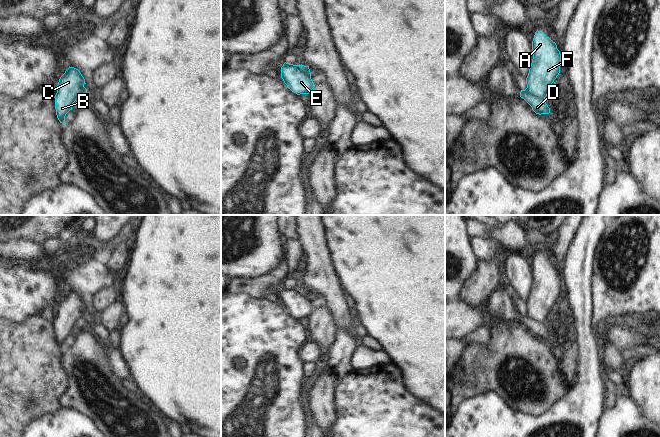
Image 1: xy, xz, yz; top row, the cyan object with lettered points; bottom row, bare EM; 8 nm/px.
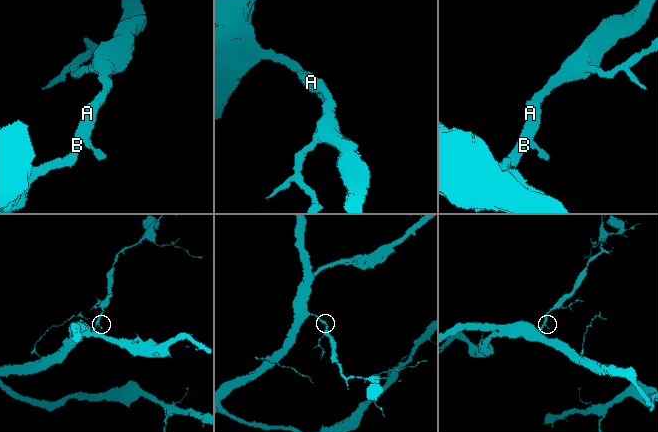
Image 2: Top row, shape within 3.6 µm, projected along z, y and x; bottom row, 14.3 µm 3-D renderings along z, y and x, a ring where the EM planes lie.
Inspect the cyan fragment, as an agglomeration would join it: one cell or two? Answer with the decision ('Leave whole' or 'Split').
Split

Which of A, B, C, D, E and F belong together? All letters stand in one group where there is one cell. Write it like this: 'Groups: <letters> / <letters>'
Groups: A B C E F / D

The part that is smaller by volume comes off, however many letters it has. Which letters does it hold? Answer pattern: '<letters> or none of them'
D

